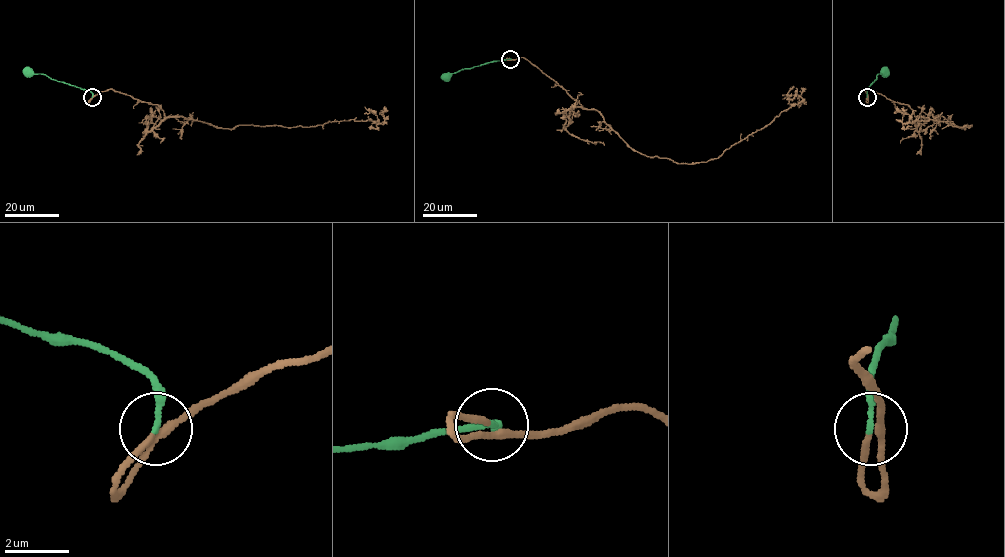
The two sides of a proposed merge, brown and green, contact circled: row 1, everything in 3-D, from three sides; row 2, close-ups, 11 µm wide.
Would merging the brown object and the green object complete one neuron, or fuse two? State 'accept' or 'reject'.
accept

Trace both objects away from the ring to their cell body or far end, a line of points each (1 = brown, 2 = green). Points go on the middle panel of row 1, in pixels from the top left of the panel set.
1: (510, 59), (537, 66), (636, 151), (679, 164), (718, 158), (766, 127), (802, 99), (788, 94), (793, 86)
2: (510, 59), (447, 73), (441, 78)

